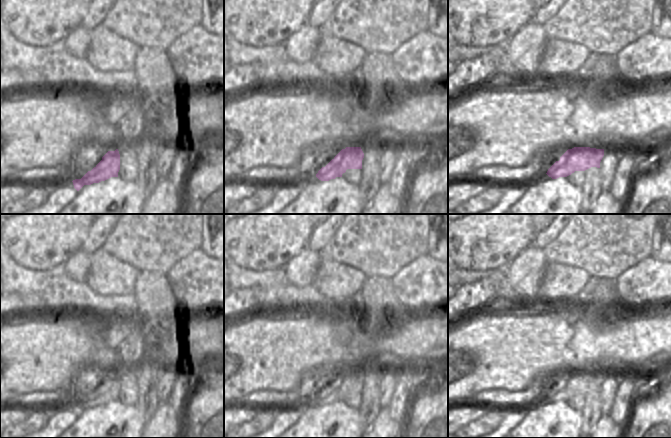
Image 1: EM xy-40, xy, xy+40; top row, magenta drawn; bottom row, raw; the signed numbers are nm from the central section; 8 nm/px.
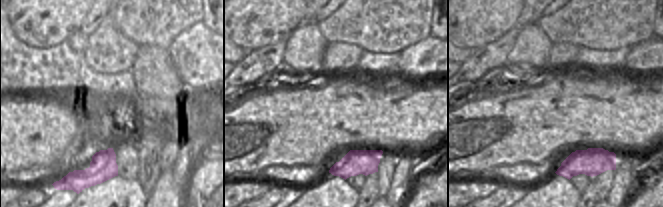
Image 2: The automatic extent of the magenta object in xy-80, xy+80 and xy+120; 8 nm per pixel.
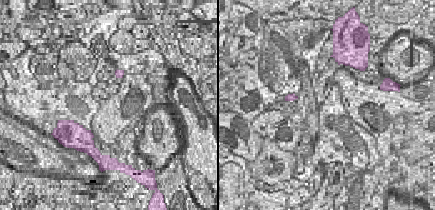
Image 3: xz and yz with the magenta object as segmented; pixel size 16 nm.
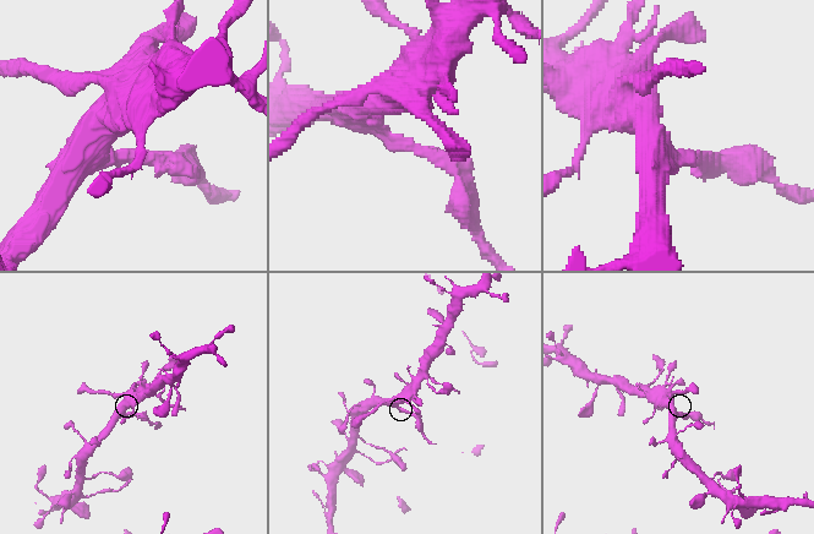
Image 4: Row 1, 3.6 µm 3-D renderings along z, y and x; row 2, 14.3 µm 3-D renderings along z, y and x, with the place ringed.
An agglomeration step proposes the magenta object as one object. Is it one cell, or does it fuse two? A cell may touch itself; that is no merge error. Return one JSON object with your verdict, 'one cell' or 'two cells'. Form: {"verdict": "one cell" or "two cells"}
{"verdict": "two cells"}

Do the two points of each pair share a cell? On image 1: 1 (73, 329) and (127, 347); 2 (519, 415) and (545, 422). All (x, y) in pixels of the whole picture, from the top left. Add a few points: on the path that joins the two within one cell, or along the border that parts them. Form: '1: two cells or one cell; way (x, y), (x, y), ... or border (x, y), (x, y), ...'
1: one cell; way (86, 342), (114, 342)
2: two cells; border (526, 409), (524, 418), (513, 427)

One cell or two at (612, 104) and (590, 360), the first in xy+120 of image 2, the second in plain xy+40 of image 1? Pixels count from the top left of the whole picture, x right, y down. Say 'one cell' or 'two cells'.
one cell

